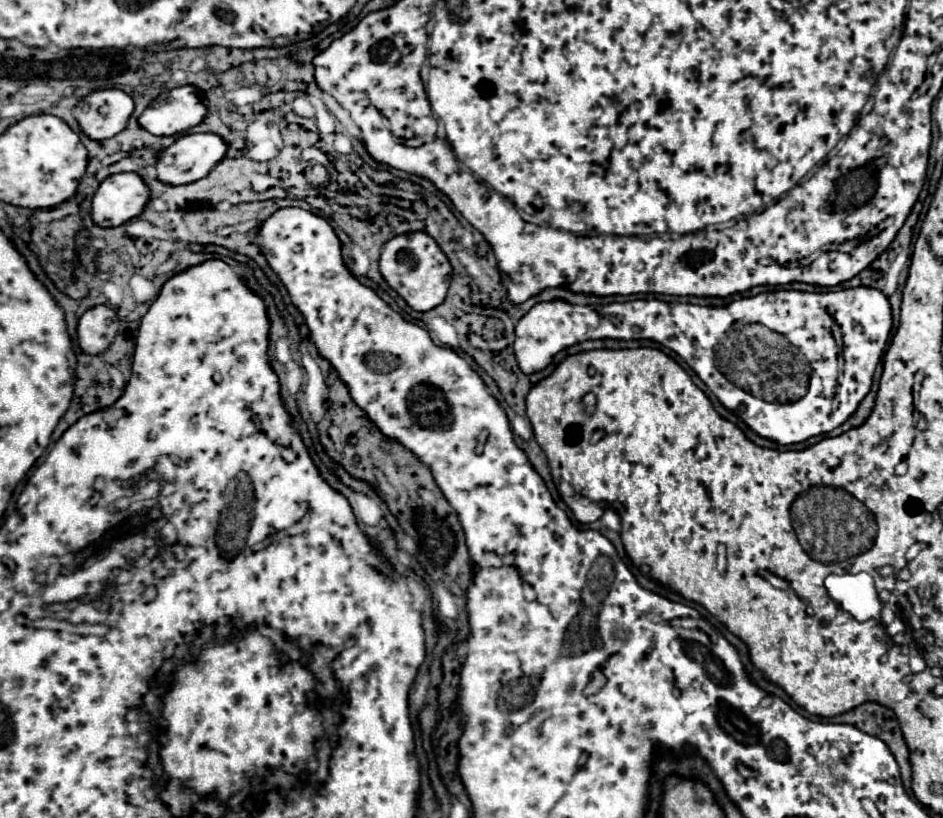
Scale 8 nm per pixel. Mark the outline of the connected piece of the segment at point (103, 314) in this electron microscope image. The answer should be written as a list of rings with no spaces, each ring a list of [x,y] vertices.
[[[109,306],[89,308],[77,326],[79,348],[87,354],[101,354],[109,348],[119,328],[119,316]]]

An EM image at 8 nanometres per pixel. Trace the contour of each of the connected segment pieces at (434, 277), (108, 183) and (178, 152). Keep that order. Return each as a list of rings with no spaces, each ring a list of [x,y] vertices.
[[[411,232],[391,238],[381,252],[379,270],[383,280],[417,312],[433,310],[445,300],[451,278],[451,264],[429,234]]]
[[[133,172],[105,178],[91,202],[91,216],[97,226],[113,228],[139,216],[149,200],[149,188]]]
[[[185,134],[159,154],[155,162],[157,180],[163,182],[165,186],[181,186],[181,184],[197,182],[199,178],[211,172],[211,168],[225,156],[225,150],[227,150],[225,142],[215,134]]]

